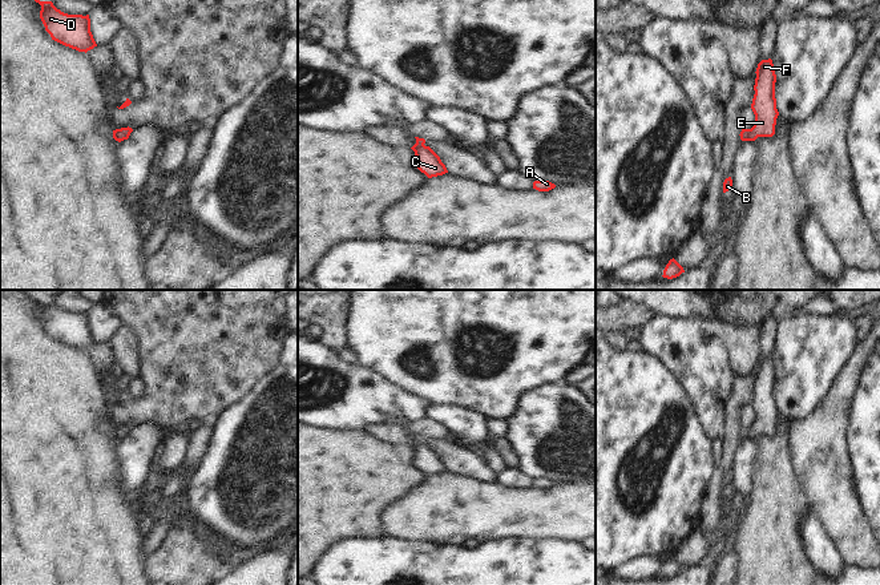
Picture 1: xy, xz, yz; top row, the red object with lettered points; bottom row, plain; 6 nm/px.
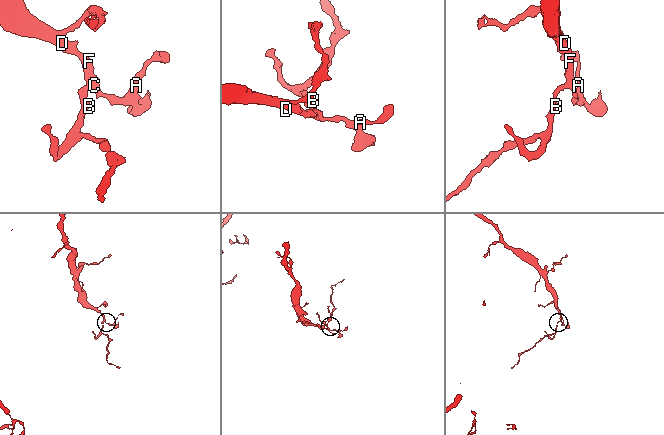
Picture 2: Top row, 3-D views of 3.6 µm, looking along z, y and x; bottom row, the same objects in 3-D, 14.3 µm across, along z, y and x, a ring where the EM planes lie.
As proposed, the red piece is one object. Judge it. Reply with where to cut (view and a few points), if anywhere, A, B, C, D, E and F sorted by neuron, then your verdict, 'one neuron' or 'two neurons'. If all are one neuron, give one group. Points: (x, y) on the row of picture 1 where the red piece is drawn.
no cut; A B C D E F; one neuron

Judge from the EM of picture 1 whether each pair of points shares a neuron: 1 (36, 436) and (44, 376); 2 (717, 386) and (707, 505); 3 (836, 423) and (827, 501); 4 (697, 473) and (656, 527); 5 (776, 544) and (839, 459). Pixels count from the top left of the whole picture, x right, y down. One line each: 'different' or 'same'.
1: same
2: different
3: same
4: same
5: different

